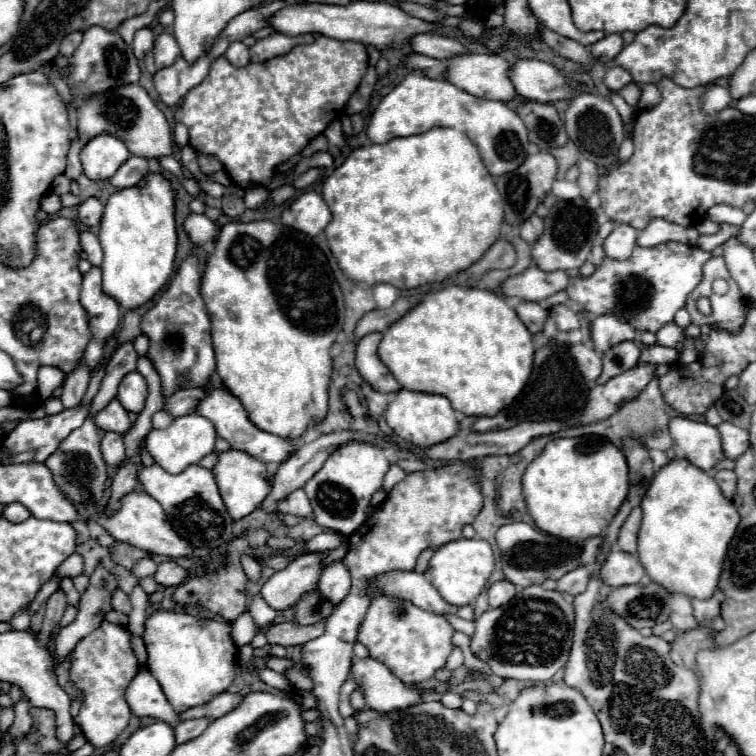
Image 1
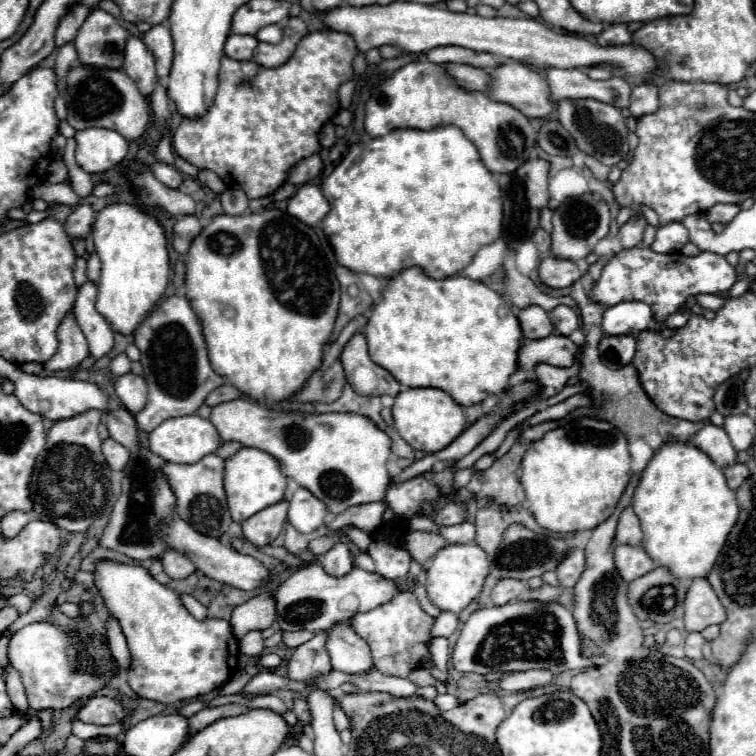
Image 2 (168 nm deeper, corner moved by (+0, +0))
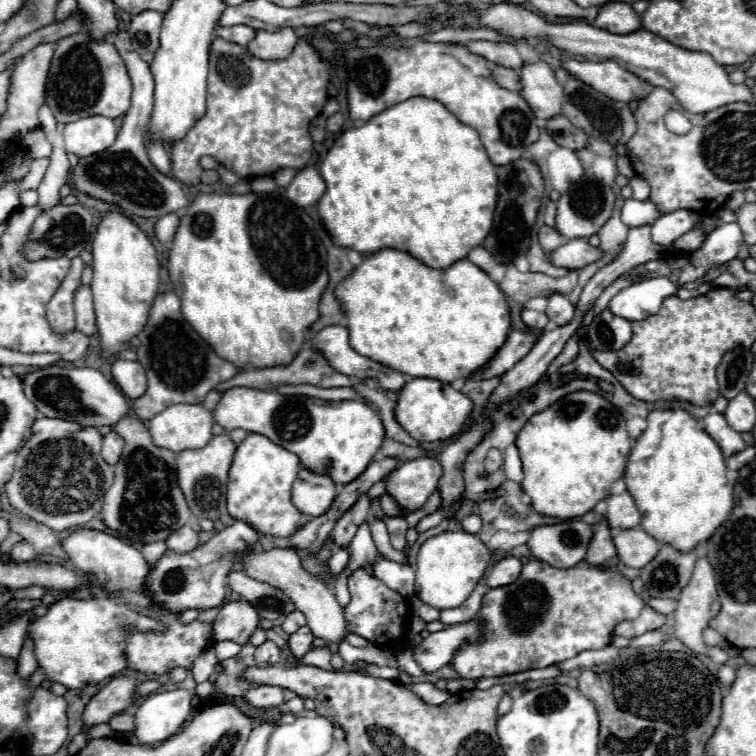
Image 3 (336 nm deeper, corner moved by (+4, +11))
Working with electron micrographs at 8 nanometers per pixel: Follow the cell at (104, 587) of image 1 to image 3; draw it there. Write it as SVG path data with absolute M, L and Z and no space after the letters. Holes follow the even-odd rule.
M123 417L113 429L125 439L125 449L115 465L115 481L105 493L101 517L109 529L135 545L163 541L175 529L193 521L191 509L177 483L175 453L153 445L149 429L135 417Z

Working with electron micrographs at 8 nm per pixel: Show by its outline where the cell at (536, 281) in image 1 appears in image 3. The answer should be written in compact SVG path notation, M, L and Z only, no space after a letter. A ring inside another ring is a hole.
M571 239L549 255L551 263L567 269L583 269L603 257L601 247L591 247L587 239Z

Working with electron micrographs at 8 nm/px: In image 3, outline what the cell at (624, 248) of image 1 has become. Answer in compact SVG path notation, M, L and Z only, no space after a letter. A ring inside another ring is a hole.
M627 199L623 209L621 209L621 219L629 227L639 227L639 225L653 225L663 213L657 209L657 205L651 199L637 201L637 199Z

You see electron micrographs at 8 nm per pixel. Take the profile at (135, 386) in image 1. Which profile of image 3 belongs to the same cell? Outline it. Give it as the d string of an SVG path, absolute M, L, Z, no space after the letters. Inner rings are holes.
M117 359L111 367L113 379L115 383L121 387L121 391L129 397L129 399L137 399L145 393L147 389L147 377L143 373L143 365L139 365L139 361L125 361L125 359Z

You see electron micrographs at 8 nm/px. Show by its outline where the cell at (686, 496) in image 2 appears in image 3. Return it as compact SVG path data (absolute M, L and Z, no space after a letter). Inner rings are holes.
M655 409L647 415L647 429L635 439L635 445L627 457L627 467L625 467L625 483L627 483L627 491L633 495L635 499L635 505L641 513L641 527L651 535L655 537L659 543L669 543L671 547L679 549L679 551L691 551L695 549L701 541L709 539L715 529L729 517L731 509L733 509L733 487L727 479L727 467L725 467L725 457L719 449L719 445L713 441L713 437L709 433L705 433L701 427L699 427L699 419L695 419L691 413L687 413L685 409Z

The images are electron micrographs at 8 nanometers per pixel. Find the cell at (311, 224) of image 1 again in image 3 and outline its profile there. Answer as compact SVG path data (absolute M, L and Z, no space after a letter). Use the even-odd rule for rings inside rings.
M303 167L299 169L291 185L285 189L285 193L295 205L309 207L315 205L325 193L325 181L315 167Z

